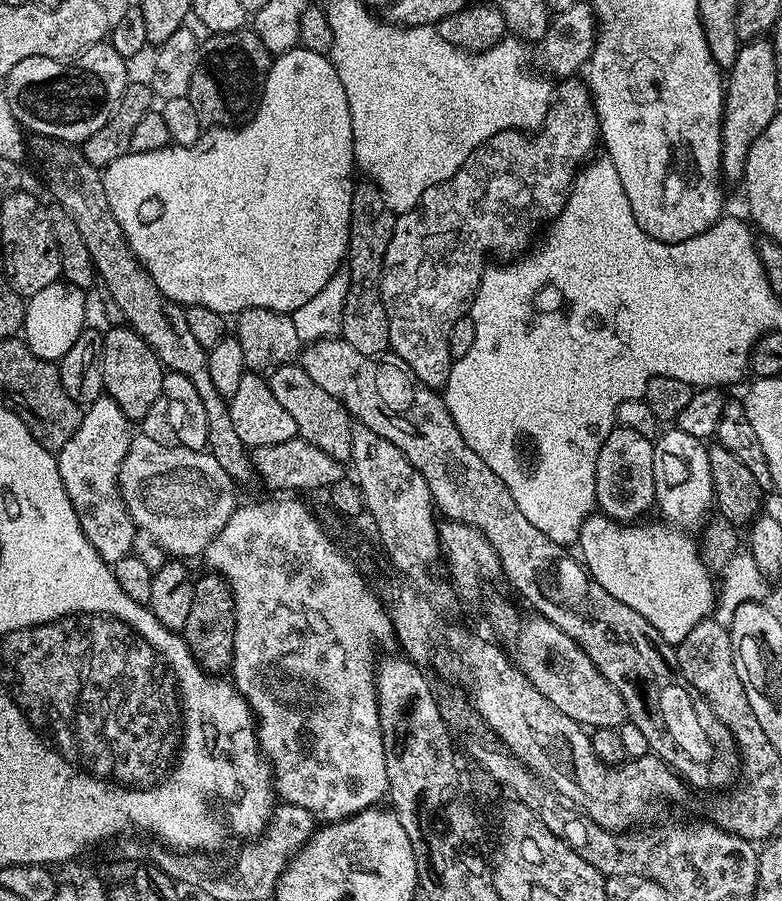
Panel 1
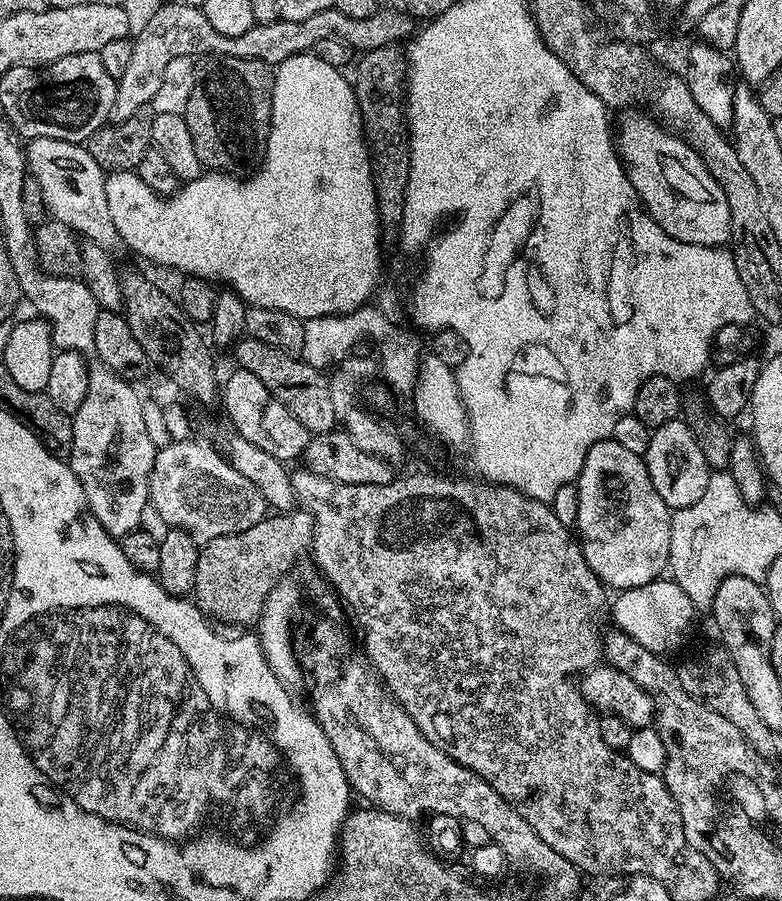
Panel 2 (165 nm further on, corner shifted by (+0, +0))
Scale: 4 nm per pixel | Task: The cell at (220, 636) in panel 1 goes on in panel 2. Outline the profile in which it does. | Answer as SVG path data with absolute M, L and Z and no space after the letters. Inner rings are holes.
M301 508L286 513L267 515L248 530L238 534L223 535L210 539L201 545L197 573L195 575L194 603L209 621L221 620L224 624L237 624L237 629L248 630L251 626L259 625L260 615L264 609L264 600L276 584L281 583L287 576L286 572L294 562L311 547L313 528L316 519L309 511Z

